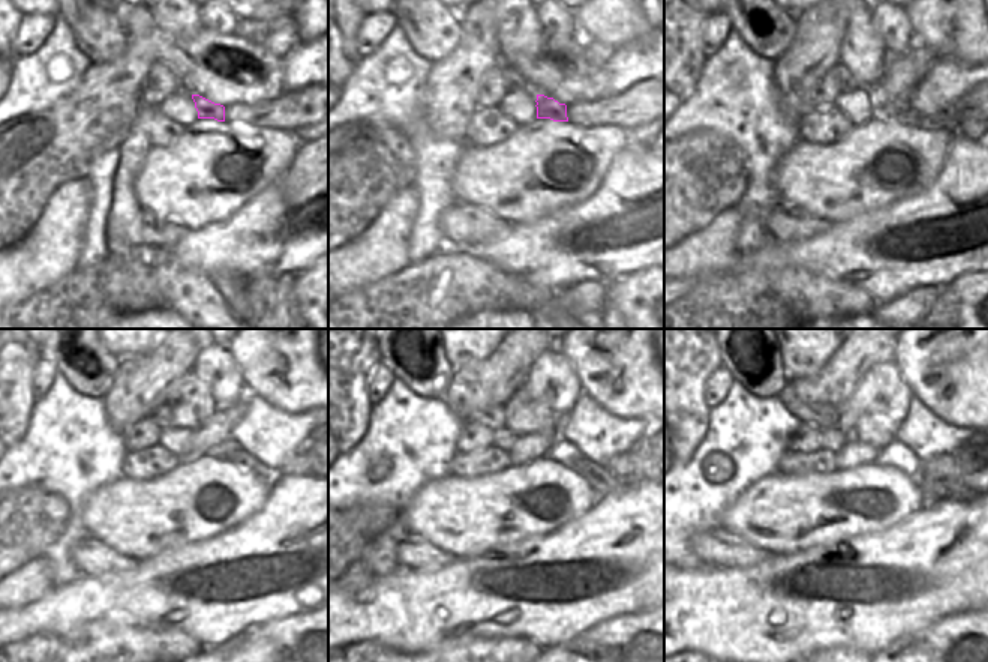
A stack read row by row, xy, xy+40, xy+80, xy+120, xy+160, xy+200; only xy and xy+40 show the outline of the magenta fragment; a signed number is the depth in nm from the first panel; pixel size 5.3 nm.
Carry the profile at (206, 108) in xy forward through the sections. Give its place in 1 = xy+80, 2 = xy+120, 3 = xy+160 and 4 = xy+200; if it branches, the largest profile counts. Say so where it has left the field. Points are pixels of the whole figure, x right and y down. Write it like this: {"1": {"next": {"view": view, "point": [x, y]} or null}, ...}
{"1": {"next": {"view": "xy+80", "point": [901, 113]}}, "2": {"next": {"view": "xy+120", "point": [242, 457]}}, "3": {"next": {"view": "xy+160", "point": [598, 478]}}, "4": {"next": {"view": "xy+200", "point": [921, 475]}}}

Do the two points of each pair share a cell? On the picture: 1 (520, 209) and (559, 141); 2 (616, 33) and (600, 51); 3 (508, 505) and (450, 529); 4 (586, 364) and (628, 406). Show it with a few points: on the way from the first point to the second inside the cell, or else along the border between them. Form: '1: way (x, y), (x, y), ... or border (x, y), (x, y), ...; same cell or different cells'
1: way (520, 192), (520, 185), (546, 158); same cell
2: border (588, 39), (603, 42), (612, 48); different cells
3: way (494, 511), (465, 517); same cell
4: way (588, 377), (615, 398); same cell

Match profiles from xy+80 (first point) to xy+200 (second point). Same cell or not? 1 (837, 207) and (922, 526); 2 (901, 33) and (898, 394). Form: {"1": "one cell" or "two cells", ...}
{"1": "two cells", "2": "one cell"}

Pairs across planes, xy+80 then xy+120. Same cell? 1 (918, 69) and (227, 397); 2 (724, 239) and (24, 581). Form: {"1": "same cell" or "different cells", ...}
{"1": "different cells", "2": "same cell"}

